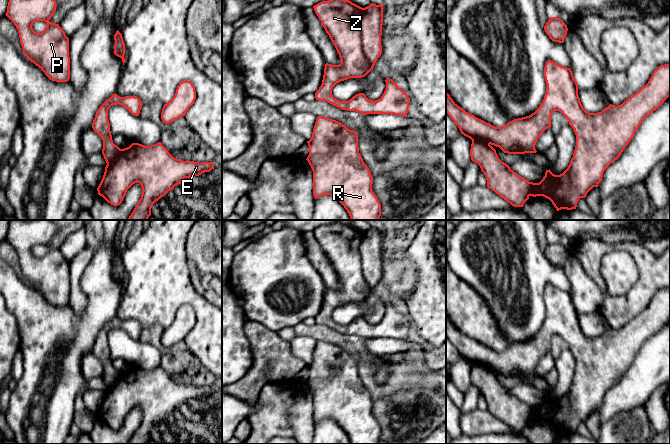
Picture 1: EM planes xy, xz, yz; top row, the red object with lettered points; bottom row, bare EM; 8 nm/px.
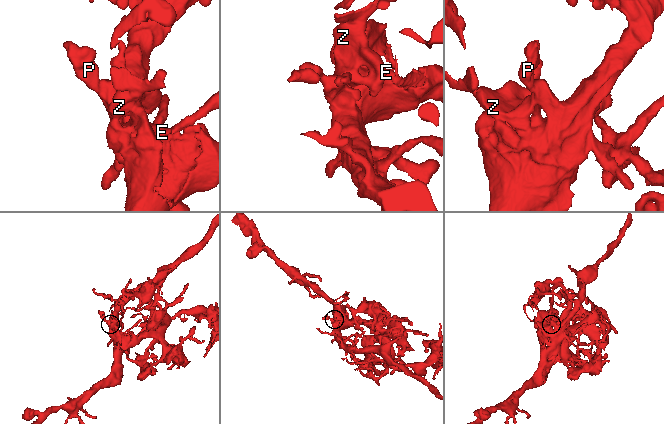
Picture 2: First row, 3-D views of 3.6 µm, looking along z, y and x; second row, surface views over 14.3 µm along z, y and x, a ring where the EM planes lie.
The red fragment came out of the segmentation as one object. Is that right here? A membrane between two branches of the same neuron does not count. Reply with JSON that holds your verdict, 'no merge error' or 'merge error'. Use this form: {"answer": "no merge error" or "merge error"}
{"answer": "no merge error"}

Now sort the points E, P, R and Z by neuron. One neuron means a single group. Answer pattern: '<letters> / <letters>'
E P R Z

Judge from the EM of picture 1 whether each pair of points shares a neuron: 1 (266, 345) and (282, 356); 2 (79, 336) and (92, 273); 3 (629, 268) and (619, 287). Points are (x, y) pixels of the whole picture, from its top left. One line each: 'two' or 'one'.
1: one
2: one
3: one

